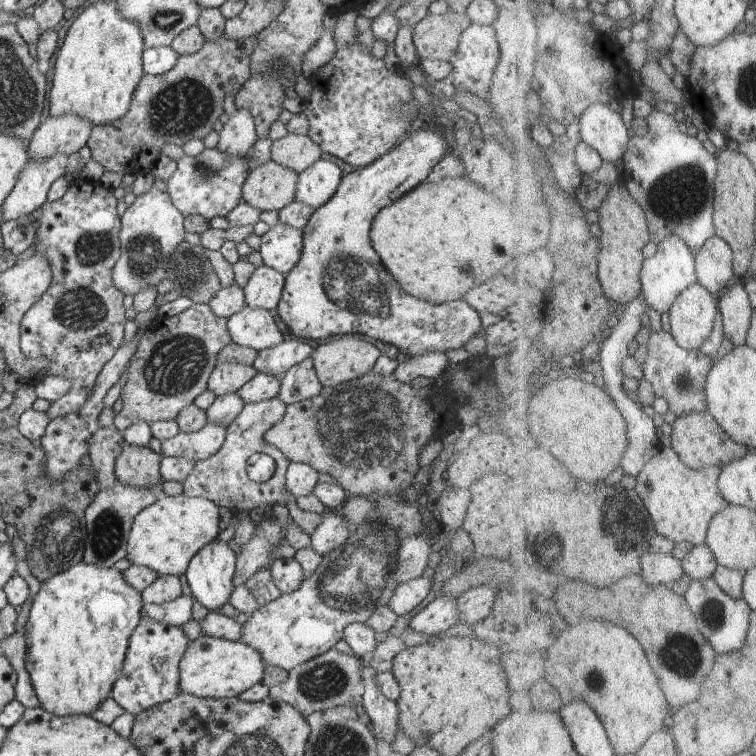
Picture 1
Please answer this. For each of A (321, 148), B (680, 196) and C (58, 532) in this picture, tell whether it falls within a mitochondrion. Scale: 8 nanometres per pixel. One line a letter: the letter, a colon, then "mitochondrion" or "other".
A: other
B: mitochondrion
C: mitochondrion

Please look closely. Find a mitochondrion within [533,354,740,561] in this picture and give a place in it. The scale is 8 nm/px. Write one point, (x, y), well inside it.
(622, 529)

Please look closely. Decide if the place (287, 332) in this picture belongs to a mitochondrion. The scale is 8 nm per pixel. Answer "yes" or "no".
no

